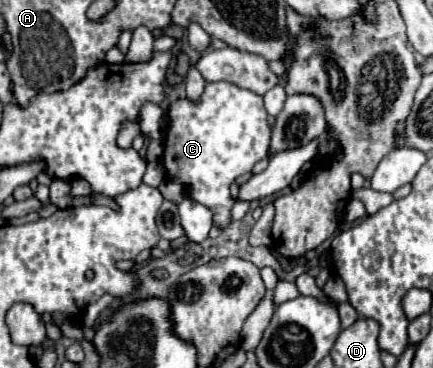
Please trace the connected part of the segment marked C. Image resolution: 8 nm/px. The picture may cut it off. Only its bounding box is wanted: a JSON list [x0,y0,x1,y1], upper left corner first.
[162,81,270,225]

